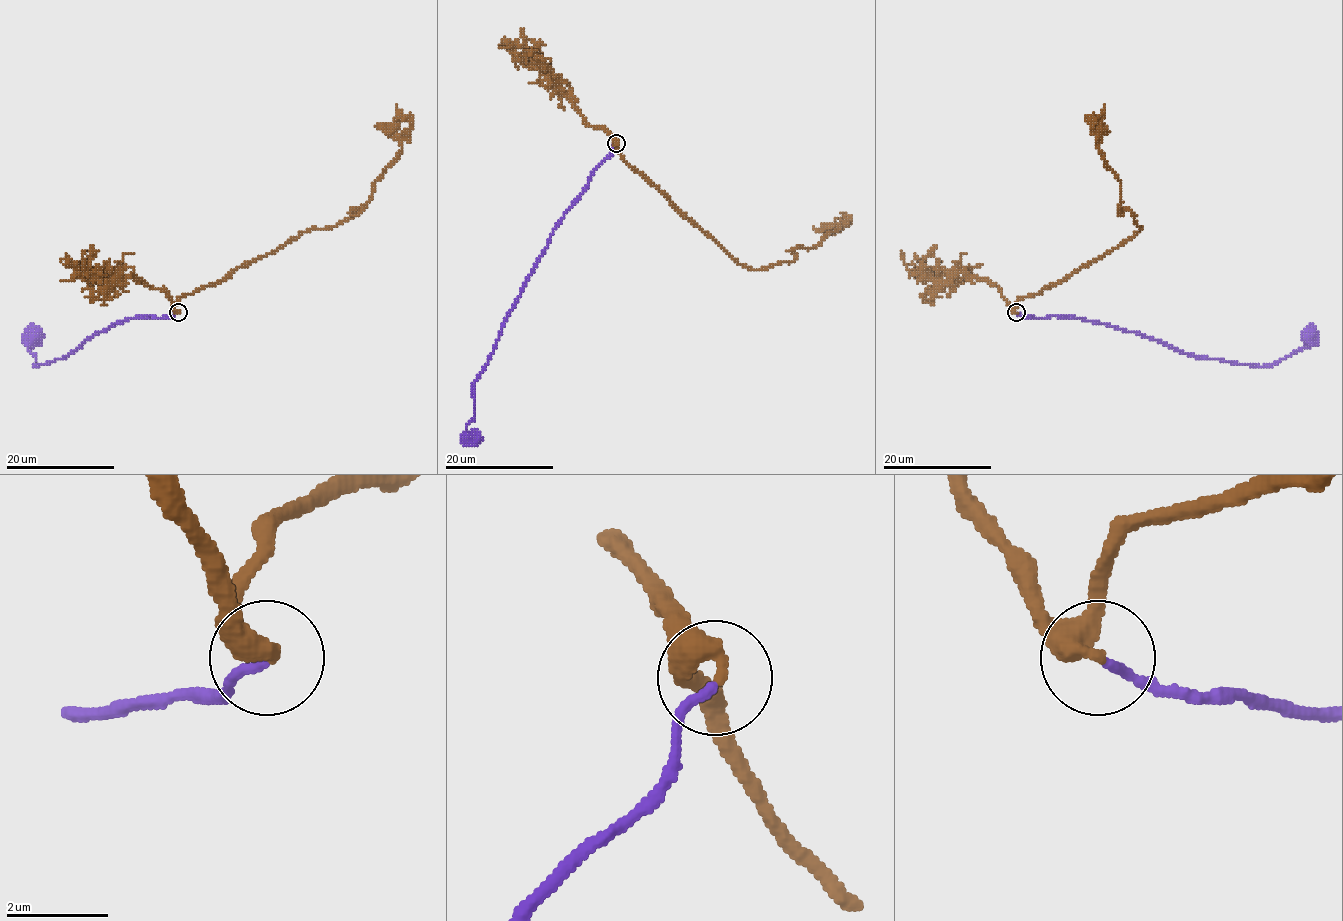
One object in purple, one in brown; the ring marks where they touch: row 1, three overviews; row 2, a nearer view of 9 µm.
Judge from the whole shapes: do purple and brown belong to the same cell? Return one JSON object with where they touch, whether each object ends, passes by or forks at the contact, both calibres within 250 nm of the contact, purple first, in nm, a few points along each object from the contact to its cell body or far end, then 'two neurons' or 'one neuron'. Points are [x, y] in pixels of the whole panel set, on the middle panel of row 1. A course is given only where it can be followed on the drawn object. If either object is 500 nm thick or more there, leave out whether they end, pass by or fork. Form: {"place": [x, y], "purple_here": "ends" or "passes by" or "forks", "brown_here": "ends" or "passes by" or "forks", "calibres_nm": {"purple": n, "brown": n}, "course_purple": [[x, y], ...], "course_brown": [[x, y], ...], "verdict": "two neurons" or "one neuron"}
{"place": [616, 143], "purple_here": "ends", "brown_here": "ends", "calibres_nm": {"purple": 180, "brown": 340}, "course_purple": [[616, 144], [556, 227], [506, 319], [490, 359], [474, 384], [474, 418], [466, 431], [471, 435]], "course_brown": [[616, 143], [629, 164], [753, 270], [791, 262], [791, 248], [812, 248], [847, 219], [835, 220]], "verdict": "one neuron"}

